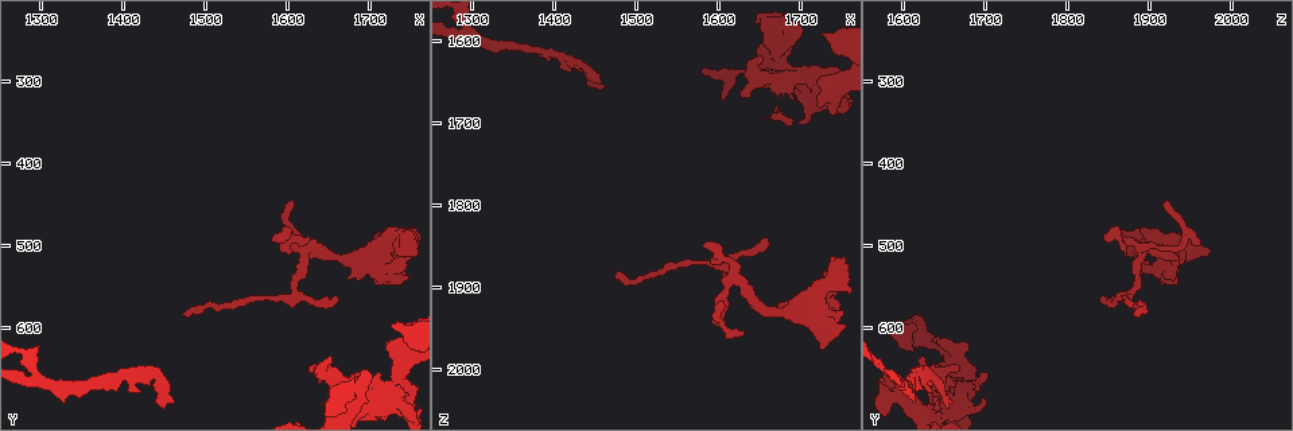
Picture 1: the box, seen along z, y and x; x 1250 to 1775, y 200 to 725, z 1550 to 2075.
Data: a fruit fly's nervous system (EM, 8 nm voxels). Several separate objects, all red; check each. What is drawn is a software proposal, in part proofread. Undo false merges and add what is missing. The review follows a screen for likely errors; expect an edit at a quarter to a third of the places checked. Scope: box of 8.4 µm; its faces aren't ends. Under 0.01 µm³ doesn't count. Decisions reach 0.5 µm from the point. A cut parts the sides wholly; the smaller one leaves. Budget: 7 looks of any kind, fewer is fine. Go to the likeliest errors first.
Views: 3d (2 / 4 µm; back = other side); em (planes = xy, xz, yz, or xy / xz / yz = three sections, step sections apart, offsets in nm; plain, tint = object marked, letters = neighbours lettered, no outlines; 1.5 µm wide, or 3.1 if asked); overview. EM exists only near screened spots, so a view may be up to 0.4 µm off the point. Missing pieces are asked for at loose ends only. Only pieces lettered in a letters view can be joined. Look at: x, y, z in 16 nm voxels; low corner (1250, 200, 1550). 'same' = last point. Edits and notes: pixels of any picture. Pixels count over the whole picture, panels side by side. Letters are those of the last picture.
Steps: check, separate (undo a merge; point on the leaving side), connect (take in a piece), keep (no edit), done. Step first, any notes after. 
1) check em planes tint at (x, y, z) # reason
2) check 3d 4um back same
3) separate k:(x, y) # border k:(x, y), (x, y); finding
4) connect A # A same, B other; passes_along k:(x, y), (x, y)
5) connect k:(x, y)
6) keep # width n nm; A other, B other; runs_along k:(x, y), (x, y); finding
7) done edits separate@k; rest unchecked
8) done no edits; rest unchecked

check 3d 2um at (1650, 630, 1625) # an open end

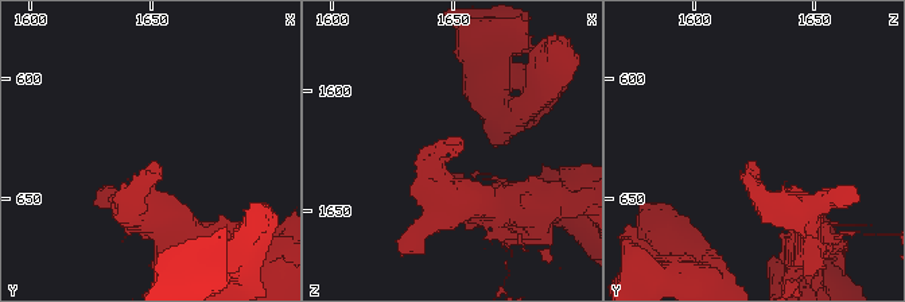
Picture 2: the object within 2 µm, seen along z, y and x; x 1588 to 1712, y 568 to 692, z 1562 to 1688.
check em planes letters at (1651, 634, 1623) # now the EM

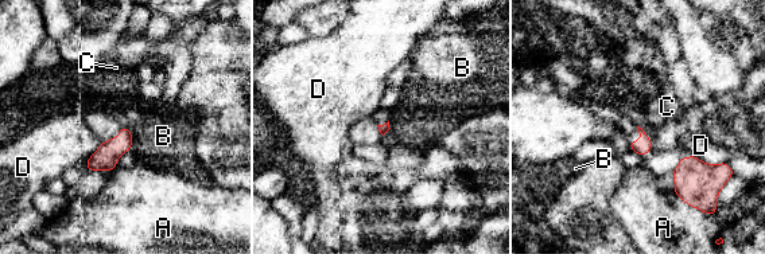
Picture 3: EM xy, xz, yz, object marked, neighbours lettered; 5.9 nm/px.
keep # A other, B other, C other, D other; no lettered piece goes on from it

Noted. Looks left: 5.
check em planes letters at (1605, 445, 1925) # branch stops here

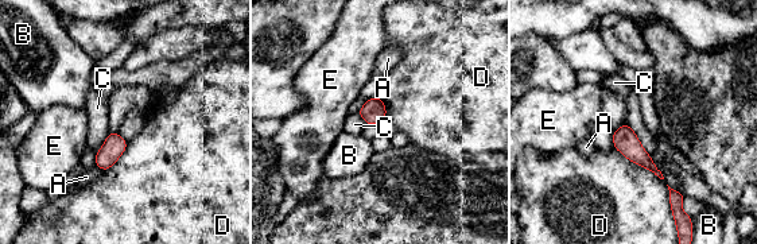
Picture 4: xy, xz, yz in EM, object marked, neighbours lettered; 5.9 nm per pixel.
keep # A other, B other, C other, D other, E other; border 4:(108, 132), (103, 146), (96, 153); no lettered piece goes on from it

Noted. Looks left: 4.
check em planes tint at (1470, 585, 1885) # branch stops here

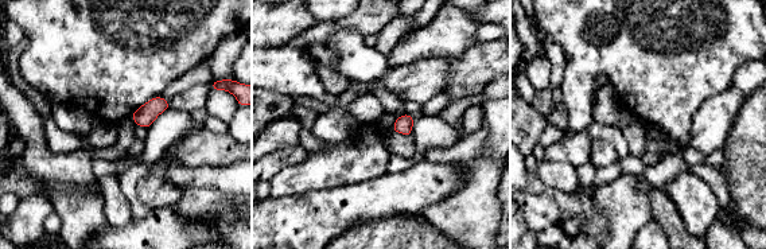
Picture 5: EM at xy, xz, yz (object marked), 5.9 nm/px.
check em planes letters same # see the neighbours

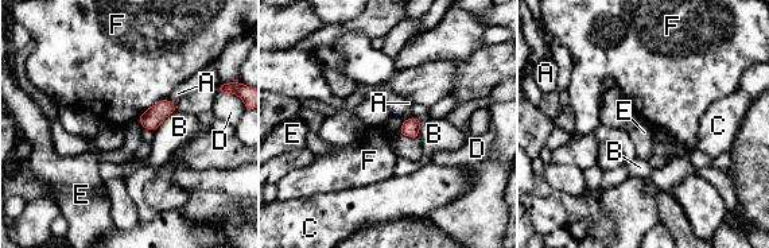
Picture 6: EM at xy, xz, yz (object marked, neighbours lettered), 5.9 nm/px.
keep # A other, B other, C other, D other, E other, F other; border 6:(404, 120), (397, 131); no lettered piece goes on from it

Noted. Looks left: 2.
done no edits; rest unchecked

